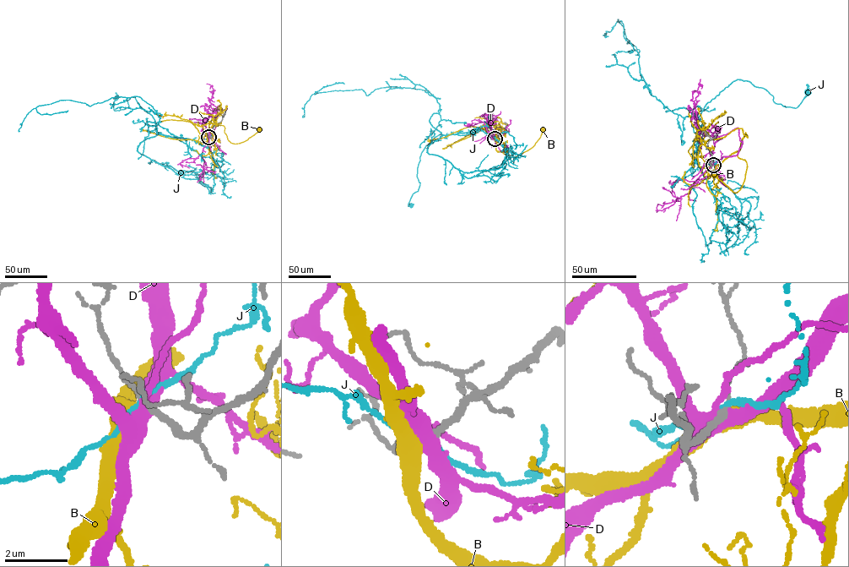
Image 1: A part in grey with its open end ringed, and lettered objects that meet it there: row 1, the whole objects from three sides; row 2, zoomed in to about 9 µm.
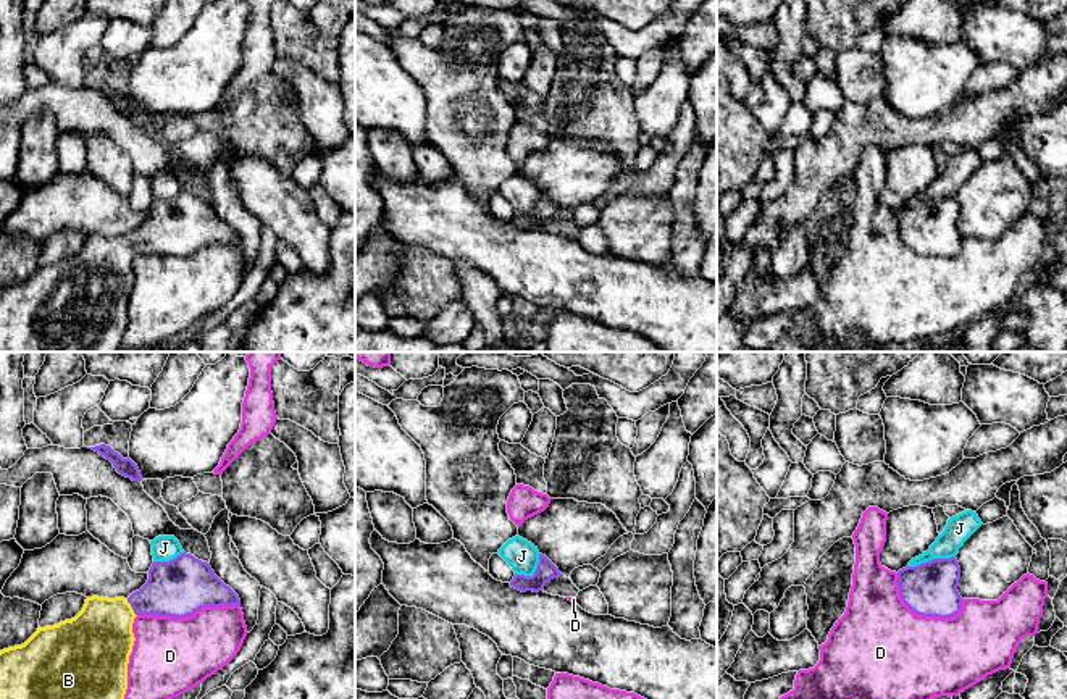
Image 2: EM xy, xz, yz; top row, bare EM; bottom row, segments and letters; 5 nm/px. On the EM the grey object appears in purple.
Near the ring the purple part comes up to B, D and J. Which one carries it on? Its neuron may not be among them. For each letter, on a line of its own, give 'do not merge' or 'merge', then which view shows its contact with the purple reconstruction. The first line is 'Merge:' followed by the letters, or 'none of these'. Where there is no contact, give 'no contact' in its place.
Merge: B
B: merge; contact in xy
D: do not merge; contact in xy
J: do not merge; contact in yz

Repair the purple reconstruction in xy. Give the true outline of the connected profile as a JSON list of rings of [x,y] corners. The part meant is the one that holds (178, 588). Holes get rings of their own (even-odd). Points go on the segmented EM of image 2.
[[[186,552],[169,562],[153,562],[147,583],[128,599],[87,597],[74,618],[39,626],[24,644],[0,651],[0,699],[124,699],[128,663],[136,641],[132,623],[137,615],[186,618],[200,609],[223,605],[241,605],[241,599],[215,575],[210,563]]]

